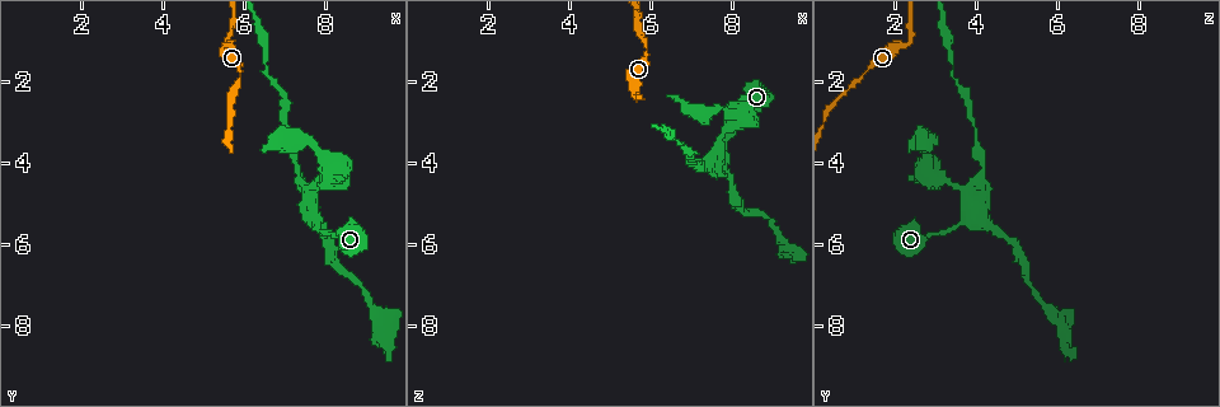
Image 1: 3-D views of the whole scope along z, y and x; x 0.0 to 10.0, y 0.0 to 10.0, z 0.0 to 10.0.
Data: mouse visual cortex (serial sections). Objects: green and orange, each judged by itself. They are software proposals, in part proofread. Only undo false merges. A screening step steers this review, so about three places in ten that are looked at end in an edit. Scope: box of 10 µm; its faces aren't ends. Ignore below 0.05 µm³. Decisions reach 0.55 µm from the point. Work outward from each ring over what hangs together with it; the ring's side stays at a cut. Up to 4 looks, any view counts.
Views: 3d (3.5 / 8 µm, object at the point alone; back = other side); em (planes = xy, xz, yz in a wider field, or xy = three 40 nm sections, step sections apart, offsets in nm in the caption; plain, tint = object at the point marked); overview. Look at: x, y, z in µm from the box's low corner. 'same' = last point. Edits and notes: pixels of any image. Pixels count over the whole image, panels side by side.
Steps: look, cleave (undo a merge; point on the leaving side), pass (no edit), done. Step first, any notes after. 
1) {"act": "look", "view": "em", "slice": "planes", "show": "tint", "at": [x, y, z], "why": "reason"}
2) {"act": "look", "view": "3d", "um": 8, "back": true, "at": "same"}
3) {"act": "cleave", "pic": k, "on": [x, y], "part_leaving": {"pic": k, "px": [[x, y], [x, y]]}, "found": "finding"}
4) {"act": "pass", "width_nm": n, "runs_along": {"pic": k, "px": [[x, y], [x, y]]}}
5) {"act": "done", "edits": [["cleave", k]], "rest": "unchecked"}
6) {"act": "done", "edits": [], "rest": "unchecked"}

{"act": "look", "view": "3d", "um": 3.5, "back": true, "at": [5.70, 0.70, 2.50], "why": "thick turns thin"}

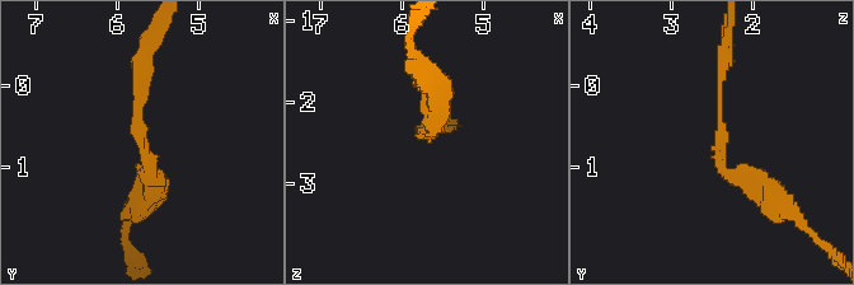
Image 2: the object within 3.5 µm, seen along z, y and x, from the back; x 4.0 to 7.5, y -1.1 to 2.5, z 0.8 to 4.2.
{"act": "look", "view": "em", "slice": "xy", "step": 2, "show": "tint", "at": [5.75, 0.65, 2.45]}

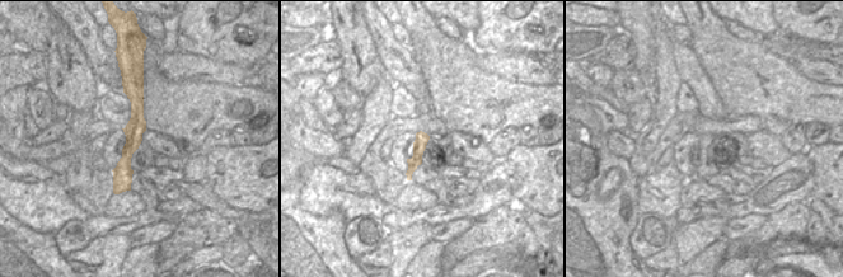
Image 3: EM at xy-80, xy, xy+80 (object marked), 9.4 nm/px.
{"act": "pass", "runs_along": {"pic": 2, "px": [[777, 200], [721, 169], [721, 87]]}, "found": "all the same cell"}

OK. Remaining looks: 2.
{"act": "look", "view": "3d", "um": 3.5, "at": [7.75, 5.25, 3.95], "why": "three arms meet"}

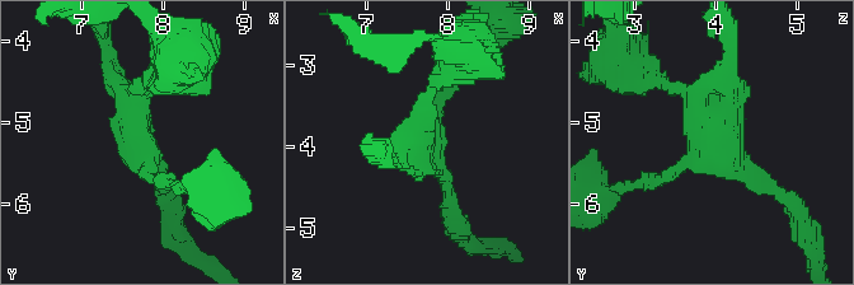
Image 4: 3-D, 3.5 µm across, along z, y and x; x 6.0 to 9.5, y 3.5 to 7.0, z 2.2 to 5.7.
{"act": "look", "view": "em", "slice": "xy", "step": 5, "show": "tint", "at": [7.70, 5.25, 3.85]}

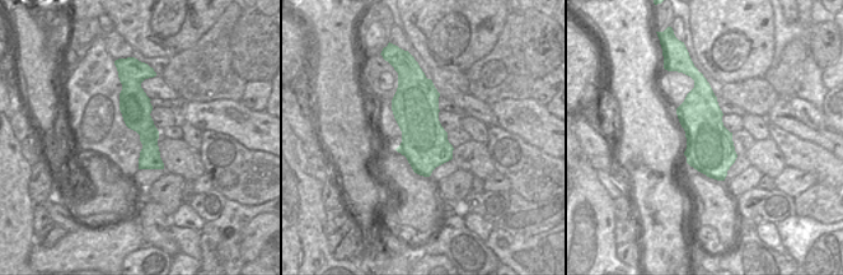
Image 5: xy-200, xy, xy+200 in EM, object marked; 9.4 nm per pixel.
{"act": "pass", "width_nm": 440, "runs_along": {"pic": 4, "px": [[165, 182], [134, 135], [142, 84]]}, "found": "one cell here"}

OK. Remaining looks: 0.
{"act": "done", "edits": [], "rest": "unchecked"}

